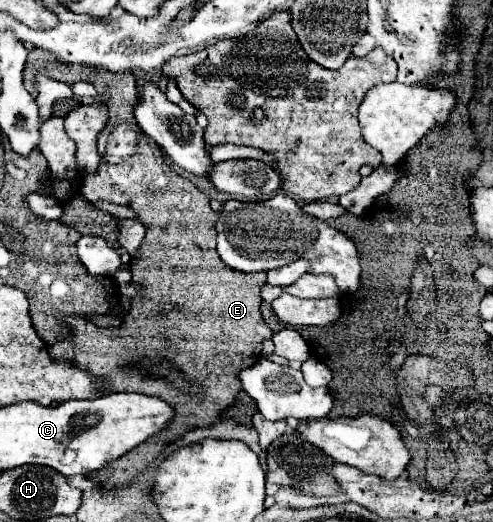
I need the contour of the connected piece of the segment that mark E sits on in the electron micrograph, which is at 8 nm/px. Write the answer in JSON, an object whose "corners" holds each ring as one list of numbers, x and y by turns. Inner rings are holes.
{"corners":[[32,49,26,61,24,85,34,97,36,89,32,79,36,71,64,81,66,85,88,81,100,93,106,89,110,119,106,129,98,135,98,153,102,159,96,173,84,177,80,193,90,203,110,201,126,205,136,213,136,219,146,225,146,237,138,257,130,261,132,281,142,283,146,293,144,299,132,299,132,307,124,317,122,327,105,329,90,321,70,317,68,327,72,329,72,339,48,347,52,359,70,361,92,377,102,379,102,393,146,393,150,397,162,397,162,401,174,409,174,421,170,421,158,437,148,437,142,445,136,445,136,449,118,457,118,461,108,461,98,473,88,475,104,491,112,491,130,485,134,477,158,461,160,453,170,443,190,431,186,425,188,415,196,415,196,427,210,427,220,419,224,409,236,401,236,395,242,391,238,371,256,363,262,355,260,343,272,337,272,331,260,313,260,289,266,283,266,273,242,273,230,269,218,257,214,233,218,213,210,209,210,197,206,193,168,167,162,149,158,149,134,121,138,89,130,71,110,73,84,65,60,65,46,51],[142,361,150,361,150,365,168,361,170,371,178,369,178,373,184,373,190,387,202,387,202,393,186,393,166,377,138,371,138,365,146,365]]}

